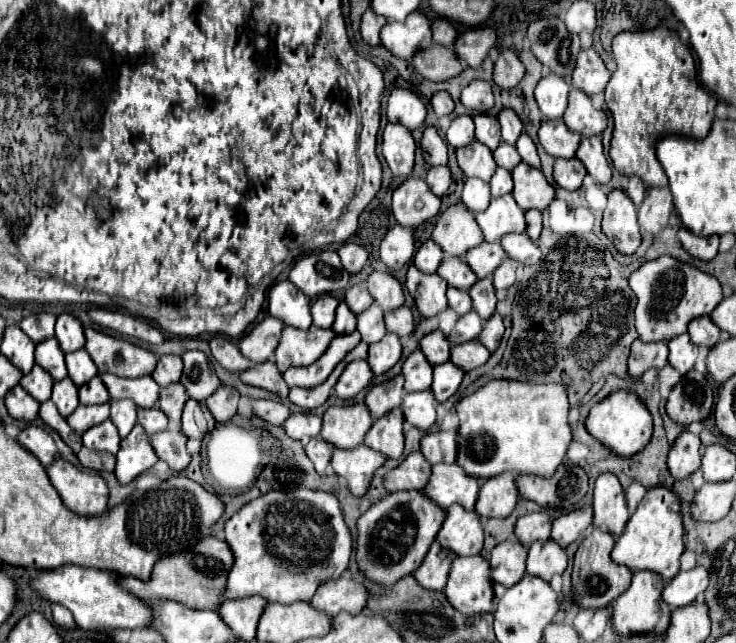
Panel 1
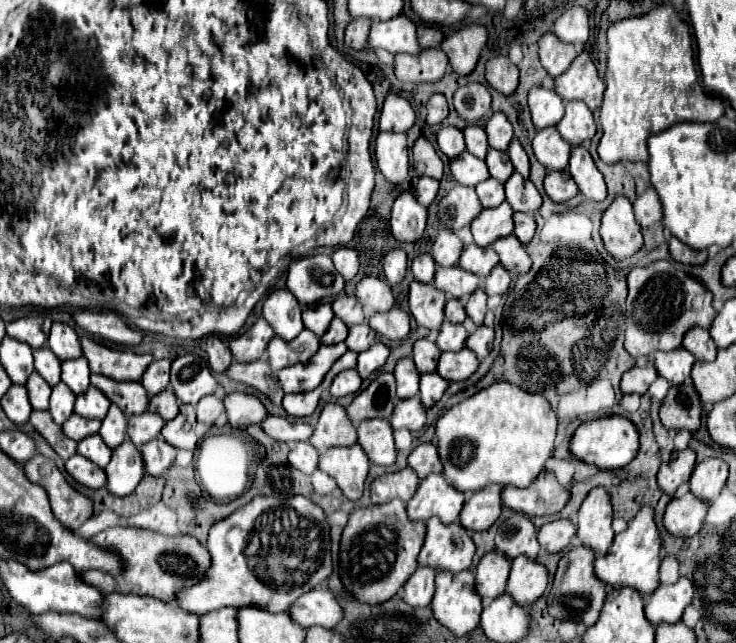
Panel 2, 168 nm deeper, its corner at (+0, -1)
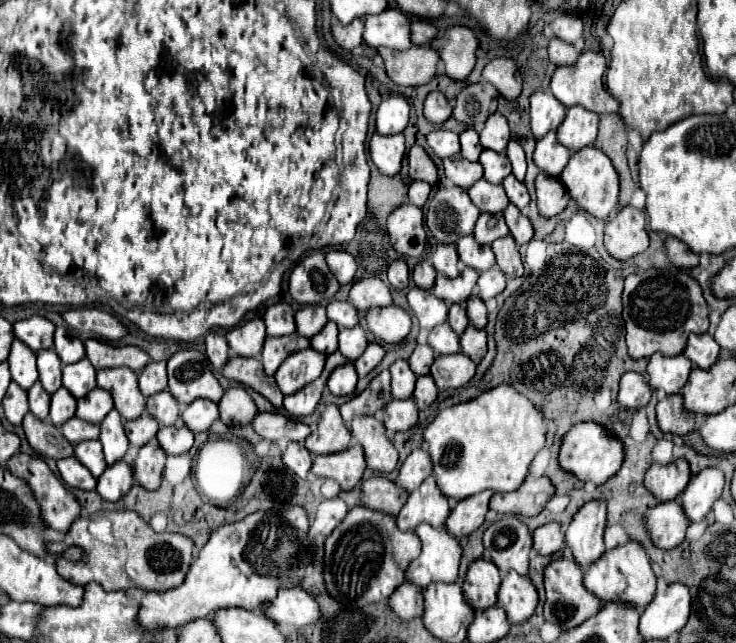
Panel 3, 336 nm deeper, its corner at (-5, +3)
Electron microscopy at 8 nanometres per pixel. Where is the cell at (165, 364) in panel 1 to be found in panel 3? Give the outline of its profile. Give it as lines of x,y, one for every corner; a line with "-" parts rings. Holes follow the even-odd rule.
166,361
148,363
138,375
138,387
144,397
164,391
166,389

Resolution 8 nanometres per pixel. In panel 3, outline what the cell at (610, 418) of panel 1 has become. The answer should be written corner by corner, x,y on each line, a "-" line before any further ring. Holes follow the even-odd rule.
576,423
562,439
560,453
558,453
558,465
560,469
572,473
582,483
594,483
604,485
620,467
622,467
622,443
612,437
602,425
598,423

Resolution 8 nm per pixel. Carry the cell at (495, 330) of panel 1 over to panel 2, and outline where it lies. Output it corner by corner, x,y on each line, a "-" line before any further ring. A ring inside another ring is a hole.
481,325
475,333
469,335
469,339
467,339
465,345
467,345
471,351
475,351
479,359
485,359
485,357
491,353
491,349
493,349
493,339
495,339
493,327

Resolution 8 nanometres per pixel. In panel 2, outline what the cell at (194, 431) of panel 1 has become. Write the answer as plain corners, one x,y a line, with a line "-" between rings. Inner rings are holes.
181,405
179,415
165,423
161,435
165,437
167,443
171,443
177,449
195,449
197,447
197,435
193,427
197,425
195,417
195,407
193,405

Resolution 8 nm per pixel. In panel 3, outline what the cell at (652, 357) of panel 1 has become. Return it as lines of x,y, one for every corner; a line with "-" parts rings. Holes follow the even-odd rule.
626,373
620,379
620,391
618,391
616,403
624,409
638,411
638,409
646,407
646,403
650,401
650,395
652,395
652,389
650,389
650,385
646,385
644,375

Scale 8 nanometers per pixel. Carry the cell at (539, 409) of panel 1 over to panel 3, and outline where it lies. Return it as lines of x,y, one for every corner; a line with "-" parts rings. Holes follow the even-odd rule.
498,385
498,387
490,389
490,391
480,393
478,397
474,397
474,399
470,399
470,401
466,401
466,403
458,403
458,405
452,405
452,407
442,409
442,411
436,415
436,419
424,429
422,441
428,445
428,455
430,455
432,465
434,465
434,477
436,477
438,489
442,491
444,497
462,501
462,499
466,499
466,497
470,497
470,495
476,495
476,493
480,493
480,491
486,491
486,489
490,489
490,491
494,491
494,493
508,493
508,491
518,489
518,485
522,485
522,481
524,481
524,477
526,477
526,473
528,473
528,467
530,467
534,455
544,447
544,441
546,441
546,439
544,439
544,429
542,429
542,413
540,413
526,397
522,397
520,393
516,393
514,387
510,387
510,385

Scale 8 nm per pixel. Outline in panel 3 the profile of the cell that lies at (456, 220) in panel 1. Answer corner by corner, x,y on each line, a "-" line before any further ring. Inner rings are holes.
442,245
432,255
432,265
440,275
446,277
458,277
460,273
460,261
454,245

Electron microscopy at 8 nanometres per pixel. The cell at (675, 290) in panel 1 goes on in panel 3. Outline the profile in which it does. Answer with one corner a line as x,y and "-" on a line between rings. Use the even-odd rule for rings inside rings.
678,267
648,269
642,275
628,275
622,293
622,319
626,325
626,345
632,359
648,359
652,353
680,355
688,335
702,335
708,329
708,305
696,279

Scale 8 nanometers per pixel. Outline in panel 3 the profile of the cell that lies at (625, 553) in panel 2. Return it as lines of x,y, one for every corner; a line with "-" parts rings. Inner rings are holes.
628,541
622,547
606,551
594,565
590,565
590,569
584,571
584,585
602,603
616,601
616,603
624,603
628,607
642,611
654,597
656,575
650,567
650,559
648,559
646,551
638,543

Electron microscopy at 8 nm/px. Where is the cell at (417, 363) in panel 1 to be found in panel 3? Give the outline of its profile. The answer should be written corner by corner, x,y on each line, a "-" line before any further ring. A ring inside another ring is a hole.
396,361
390,367
390,385
392,385
392,397
394,399
410,399
412,391
414,391
414,373
410,373
410,367
406,365
406,361

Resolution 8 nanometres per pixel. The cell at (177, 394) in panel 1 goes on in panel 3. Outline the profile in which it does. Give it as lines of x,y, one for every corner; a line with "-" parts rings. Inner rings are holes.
162,391
158,395
148,397
146,401
146,411
160,423
160,425
176,425
180,417
180,407
178,403
170,397
170,393

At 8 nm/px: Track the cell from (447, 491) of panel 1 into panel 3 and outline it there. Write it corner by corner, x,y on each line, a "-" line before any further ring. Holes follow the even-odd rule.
430,475
416,491
408,495
406,505
396,515
396,527
400,531
416,529
420,523
444,527
448,515
450,503
442,497
442,493
438,493
438,485
434,485
434,477

